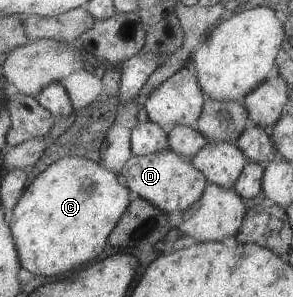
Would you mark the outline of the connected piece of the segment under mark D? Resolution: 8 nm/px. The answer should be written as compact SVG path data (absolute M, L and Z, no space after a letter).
M168 148L149 155L131 156L117 173L124 178L129 191L136 192L166 214L174 210L182 212L196 202L207 183L205 176L192 166L190 158L178 156Z

